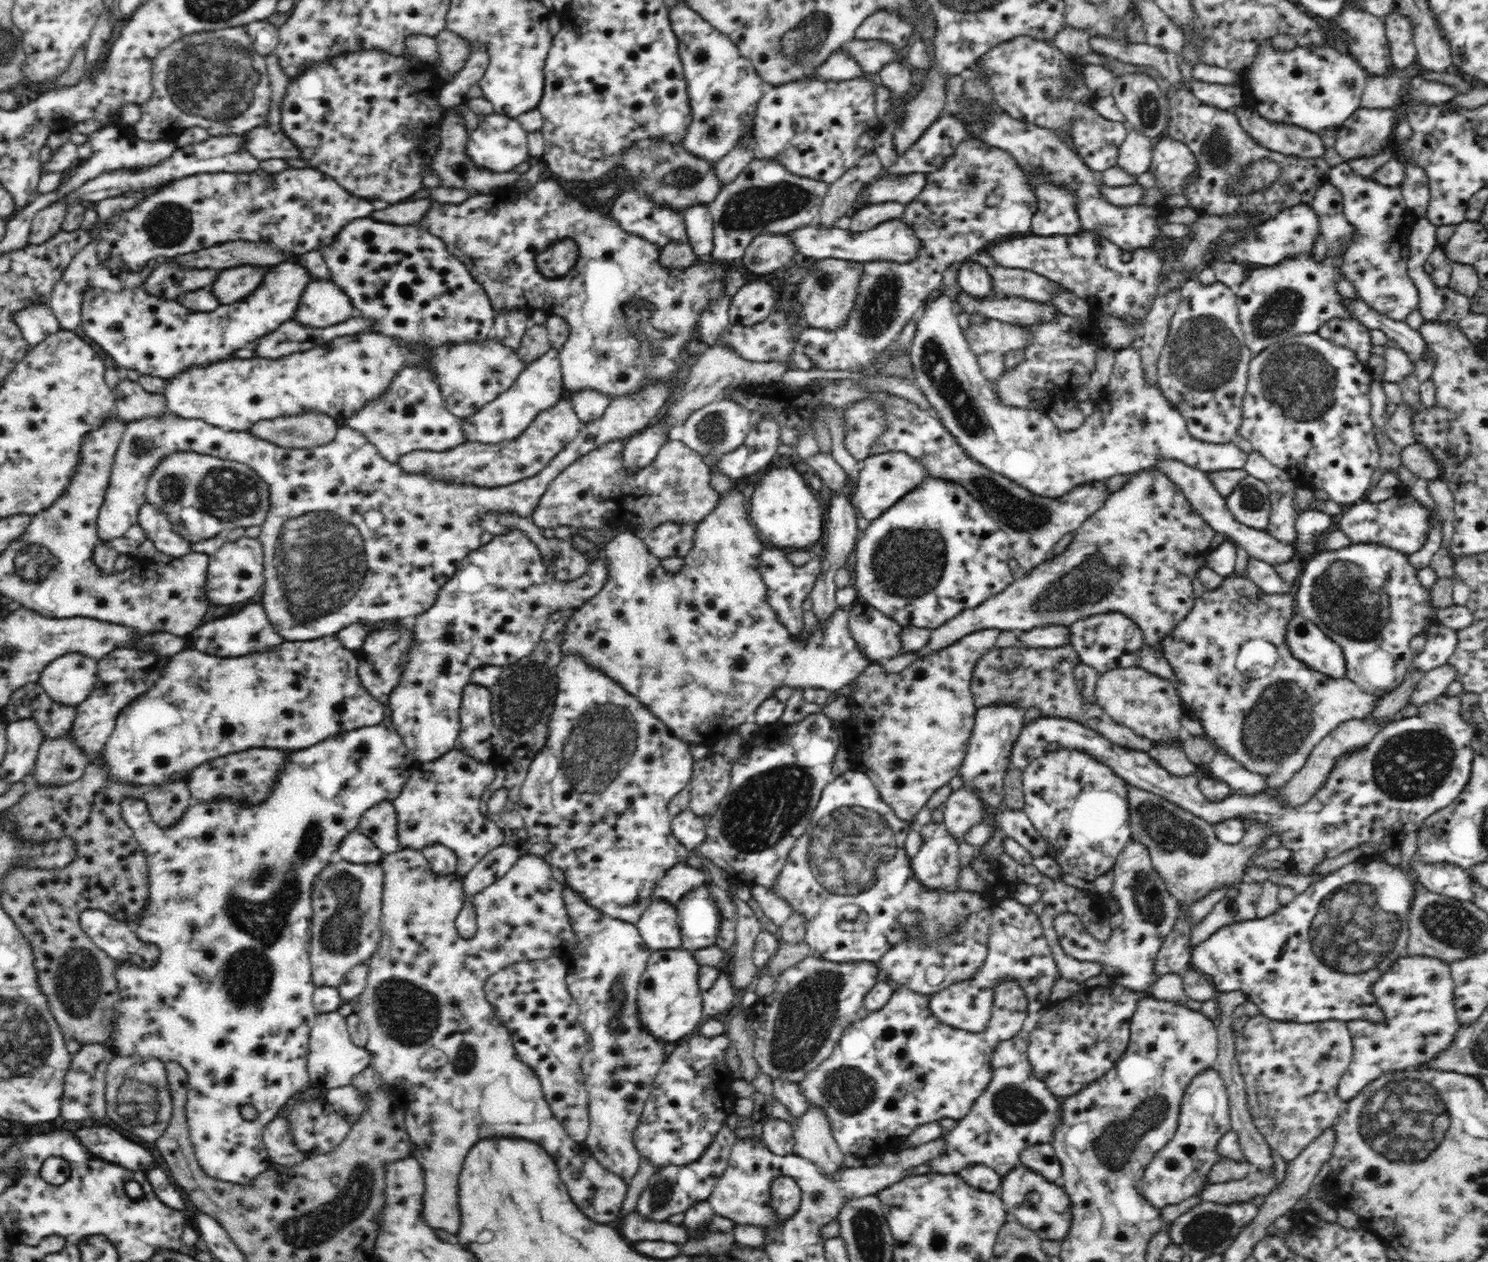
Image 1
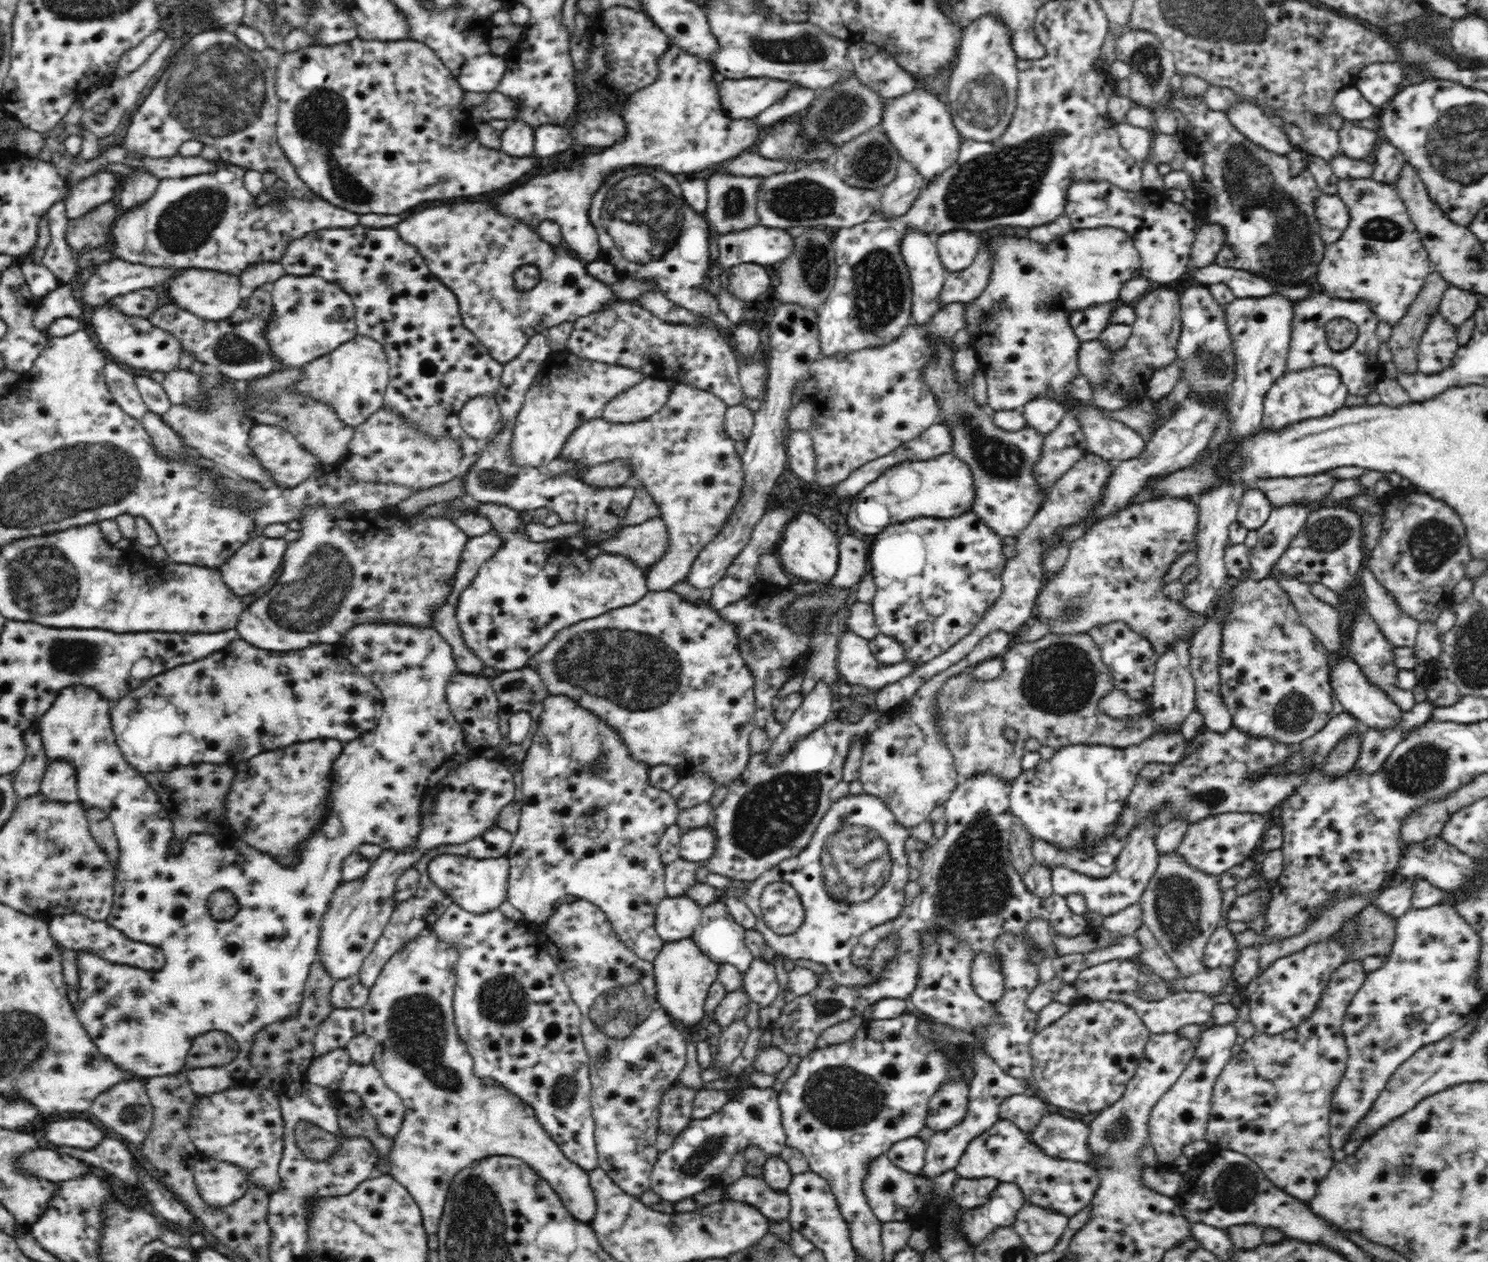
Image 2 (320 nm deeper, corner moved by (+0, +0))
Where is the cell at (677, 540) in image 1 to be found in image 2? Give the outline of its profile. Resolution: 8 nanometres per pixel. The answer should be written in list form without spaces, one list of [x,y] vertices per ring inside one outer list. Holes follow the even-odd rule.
[[[672,384],[672,387],[667,403],[656,414],[631,423],[610,422],[601,416],[583,422],[558,454],[558,457],[580,463],[575,473],[578,477],[599,464],[620,461],[630,471],[628,479],[633,480],[630,487],[634,490],[644,487],[658,505],[659,517],[667,526],[668,546],[663,557],[647,572],[646,586],[652,592],[670,590],[677,582],[685,580],[698,553],[723,529],[743,490],[741,456],[736,453],[735,441],[725,429],[727,404],[710,391],[692,385]]]

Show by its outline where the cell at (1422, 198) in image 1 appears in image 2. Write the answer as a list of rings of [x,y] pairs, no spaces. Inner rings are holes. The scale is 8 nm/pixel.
[[[1381,140],[1374,152],[1371,178],[1378,183],[1396,183],[1405,162],[1402,151],[1388,140]]]

